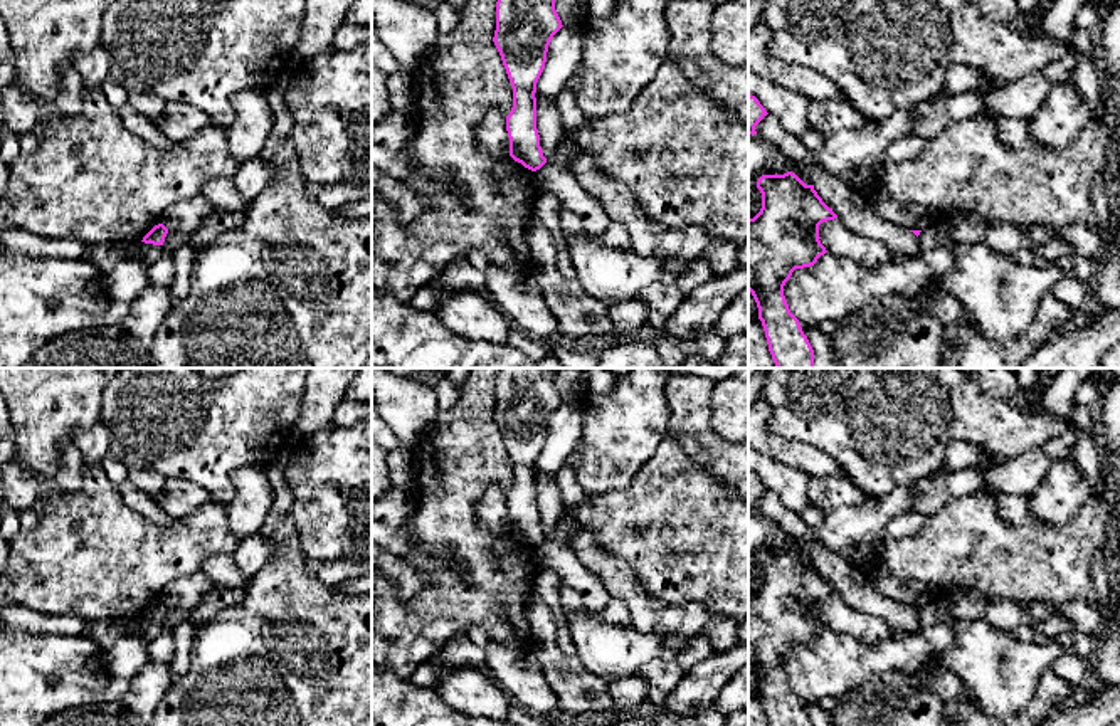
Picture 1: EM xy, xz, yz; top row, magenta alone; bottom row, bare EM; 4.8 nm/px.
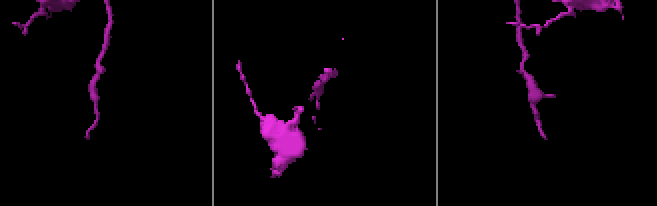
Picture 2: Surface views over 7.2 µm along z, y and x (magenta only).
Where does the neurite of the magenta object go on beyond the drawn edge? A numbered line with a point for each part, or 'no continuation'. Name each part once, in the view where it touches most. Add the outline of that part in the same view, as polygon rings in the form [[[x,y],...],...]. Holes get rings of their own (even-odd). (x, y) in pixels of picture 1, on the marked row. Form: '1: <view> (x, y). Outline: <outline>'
no continuation

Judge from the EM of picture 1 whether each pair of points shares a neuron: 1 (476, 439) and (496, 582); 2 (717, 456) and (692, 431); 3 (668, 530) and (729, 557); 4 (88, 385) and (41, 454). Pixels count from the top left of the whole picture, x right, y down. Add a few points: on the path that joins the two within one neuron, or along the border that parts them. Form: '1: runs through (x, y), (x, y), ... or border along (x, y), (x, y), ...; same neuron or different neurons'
1: runs through (464, 474), (464, 540), (471, 547); same neuron
2: runs through (710, 449), (698, 437); same neuron
3: runs through (683, 531), (713, 550); same neuron
4: runs through (71, 402), (41, 432), (41, 437); same neuron

